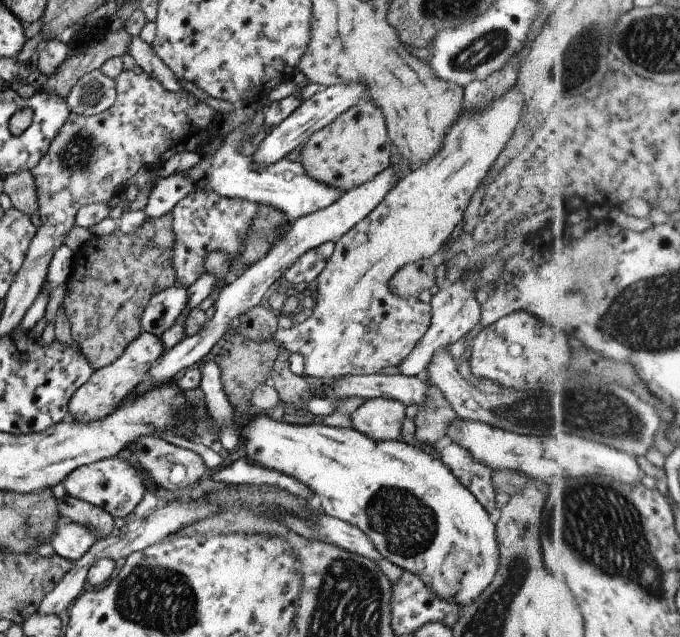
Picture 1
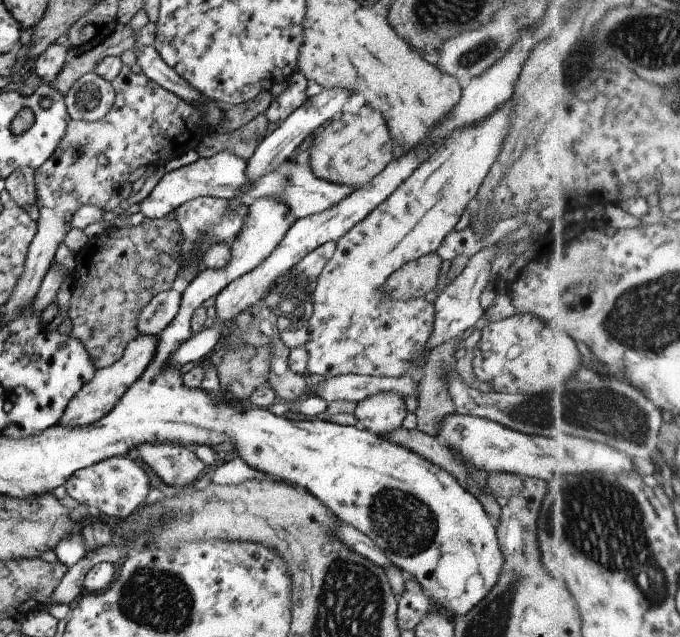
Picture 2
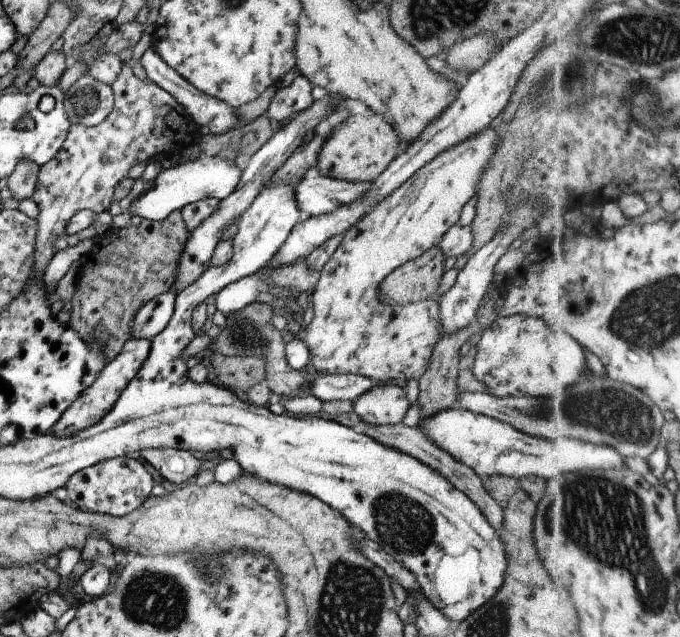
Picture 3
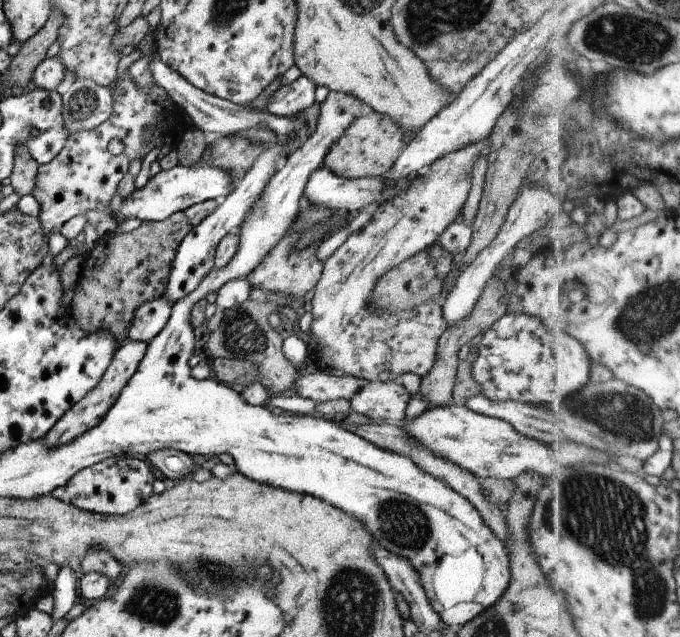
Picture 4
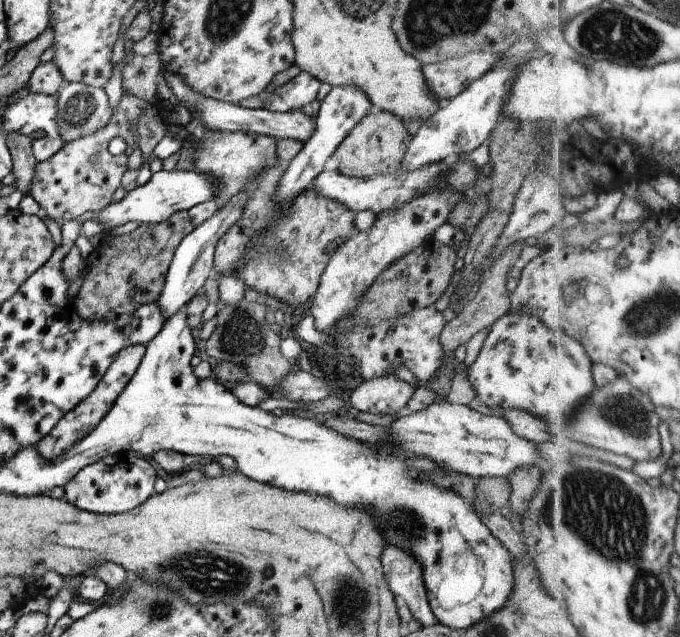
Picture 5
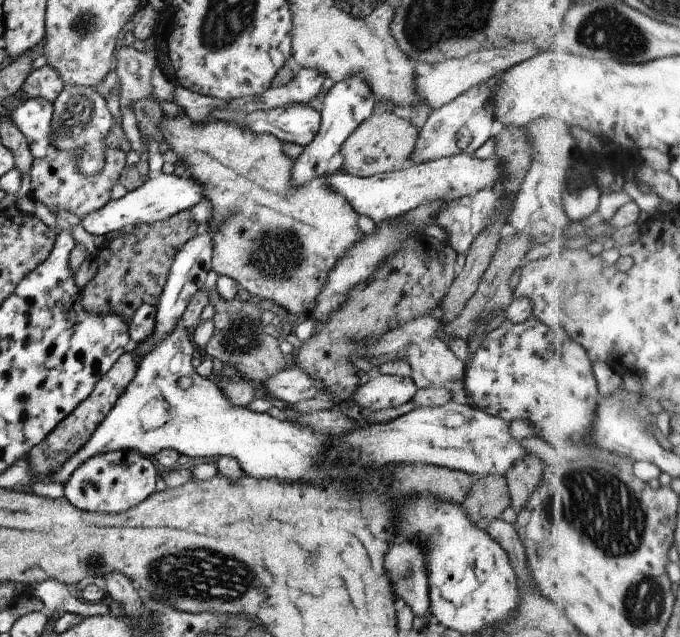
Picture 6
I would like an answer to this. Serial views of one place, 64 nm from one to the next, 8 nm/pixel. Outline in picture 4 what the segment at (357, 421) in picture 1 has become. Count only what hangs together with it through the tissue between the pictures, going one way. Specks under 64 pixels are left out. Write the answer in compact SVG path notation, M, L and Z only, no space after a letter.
M399 380L369 381L349 400L351 409L380 423L401 424L410 392Z

